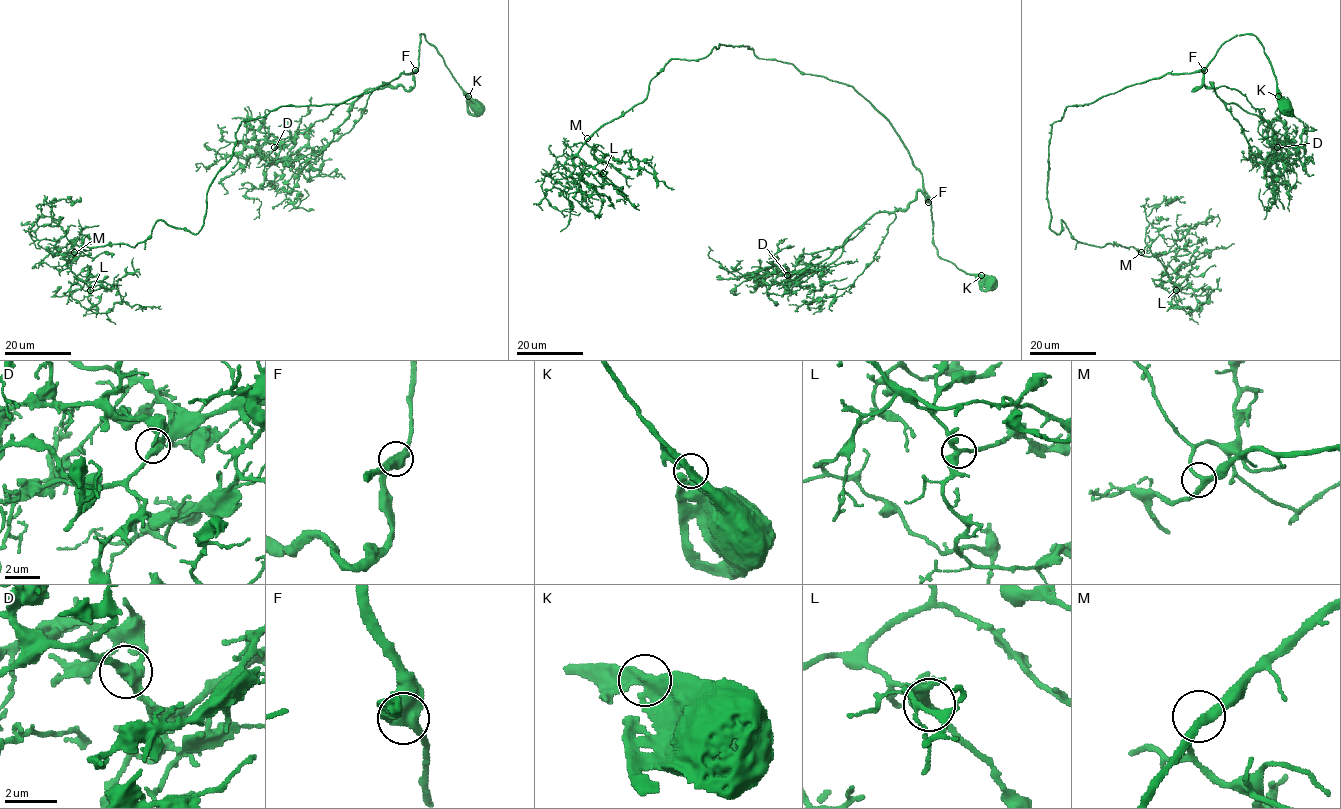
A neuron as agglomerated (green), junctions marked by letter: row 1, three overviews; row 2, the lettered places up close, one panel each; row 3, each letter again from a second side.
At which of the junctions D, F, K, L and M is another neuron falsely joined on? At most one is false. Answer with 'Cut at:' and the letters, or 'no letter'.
Cut at: no letter

